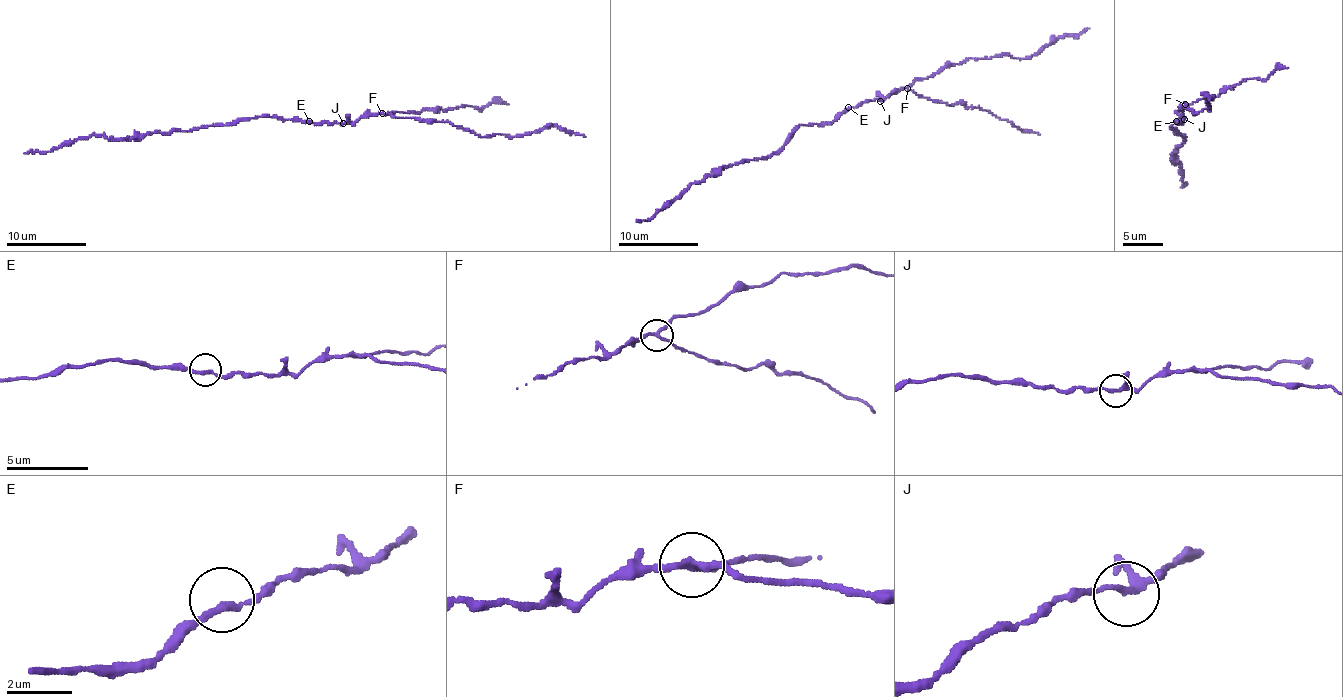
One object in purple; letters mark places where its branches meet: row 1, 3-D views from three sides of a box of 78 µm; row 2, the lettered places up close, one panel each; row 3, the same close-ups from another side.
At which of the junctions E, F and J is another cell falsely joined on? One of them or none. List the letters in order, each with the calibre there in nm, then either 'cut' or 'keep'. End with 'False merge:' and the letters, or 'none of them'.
E: 200 nm thick; keep
F: 180 nm thick; cut
J: 170 nm thick; keep
False merge: F

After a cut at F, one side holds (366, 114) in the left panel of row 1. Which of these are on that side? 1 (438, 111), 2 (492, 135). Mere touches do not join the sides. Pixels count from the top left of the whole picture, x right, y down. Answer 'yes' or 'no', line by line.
1: no
2: yes

